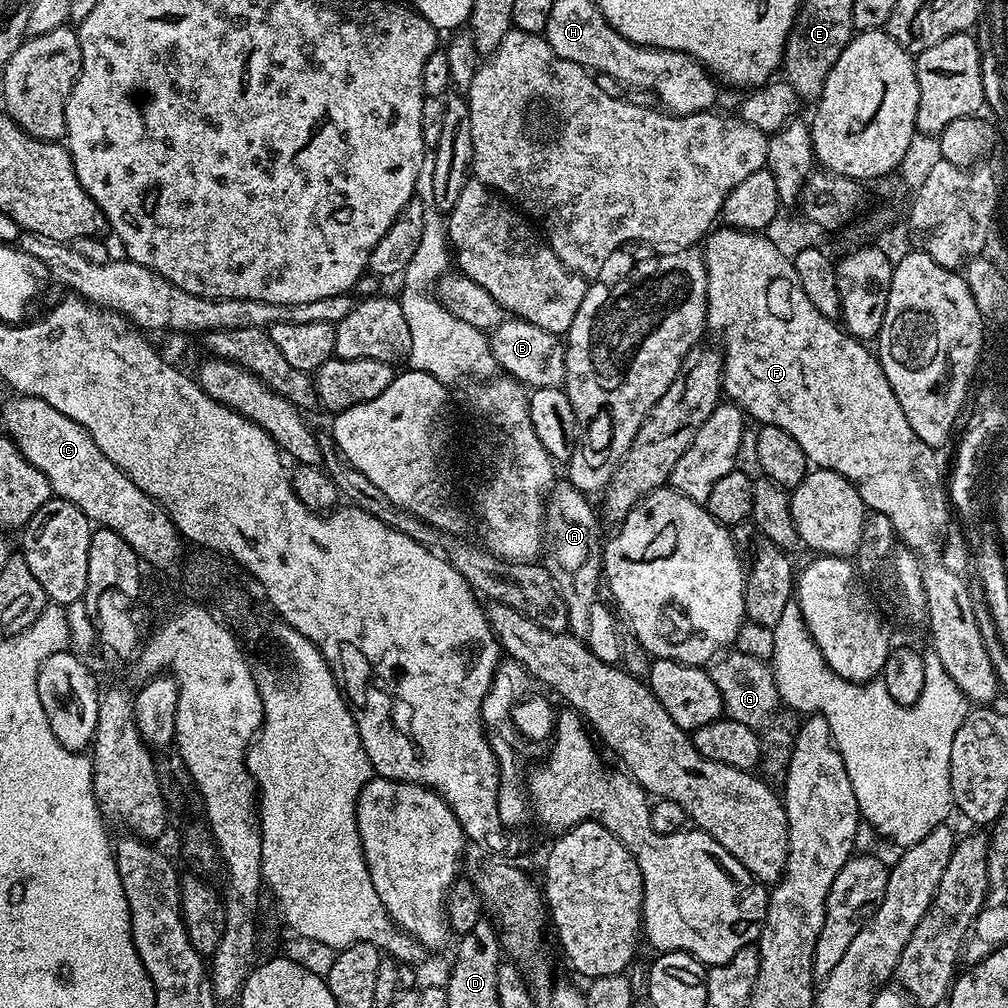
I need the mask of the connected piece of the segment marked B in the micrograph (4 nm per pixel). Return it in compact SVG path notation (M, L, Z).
M505 318L498 327L491 329L488 345L496 359L497 369L504 368L511 379L534 388L559 388L564 383L566 362L565 341L557 333L547 332L519 318Z

